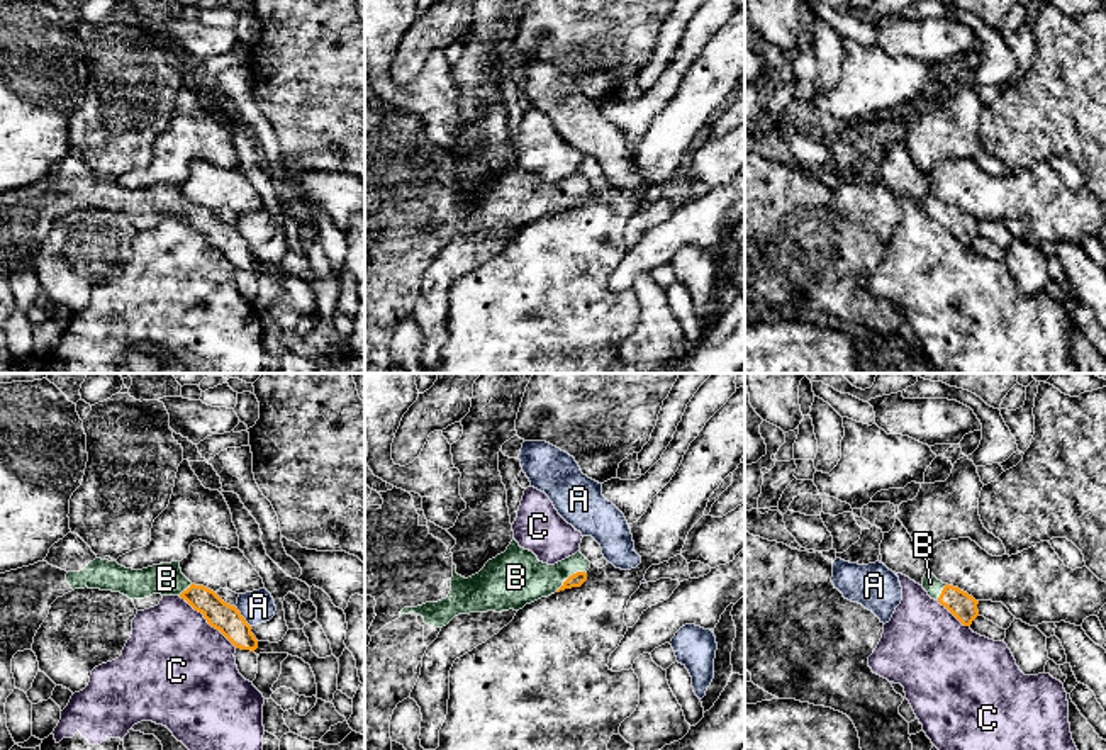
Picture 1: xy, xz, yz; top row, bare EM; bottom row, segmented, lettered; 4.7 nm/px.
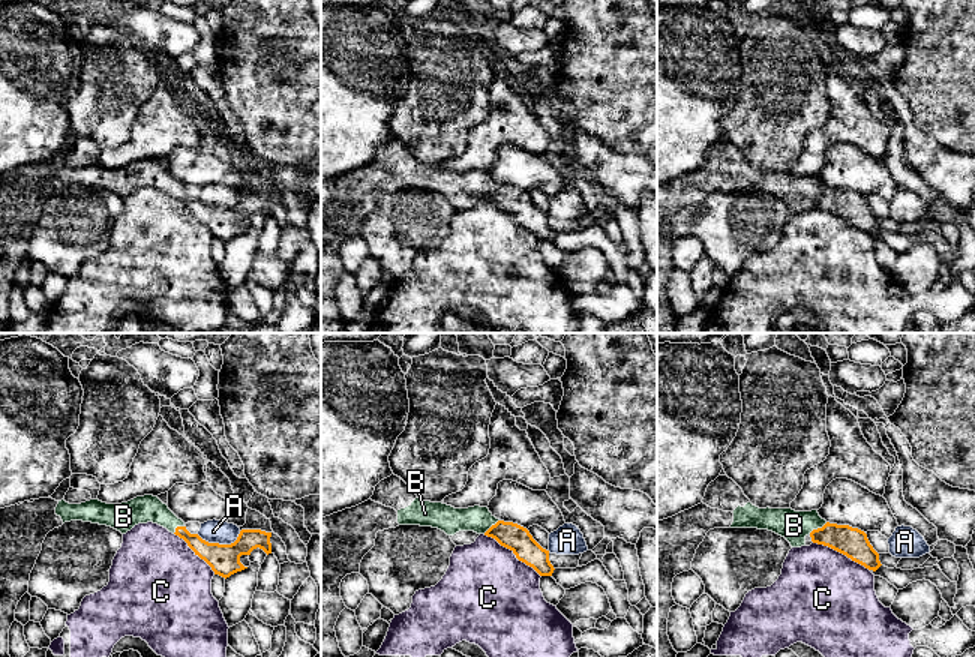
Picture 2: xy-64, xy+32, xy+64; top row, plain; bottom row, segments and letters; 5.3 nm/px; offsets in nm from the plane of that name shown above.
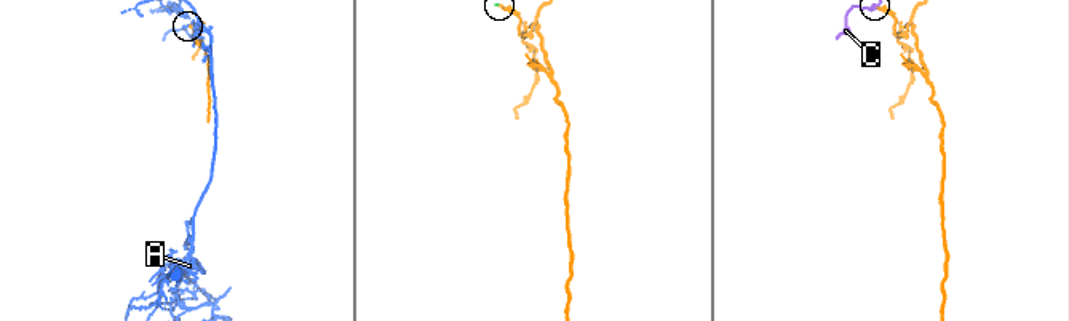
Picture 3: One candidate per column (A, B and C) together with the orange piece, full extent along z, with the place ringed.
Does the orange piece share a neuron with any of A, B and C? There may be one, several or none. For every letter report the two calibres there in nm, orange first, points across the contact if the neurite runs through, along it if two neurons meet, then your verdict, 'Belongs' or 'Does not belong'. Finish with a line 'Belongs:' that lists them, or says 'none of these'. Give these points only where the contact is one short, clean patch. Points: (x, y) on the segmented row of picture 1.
A: Thickness 140 nm (orange) against 160 nm. Does not belong
B: Thickness 70 nm (orange) against 280 nm. Path across: xz (577, 579), (569, 577), (516, 577). Belongs
C: Thickness 140 nm (orange) against 480 nm. Does not belong
Belongs: B

